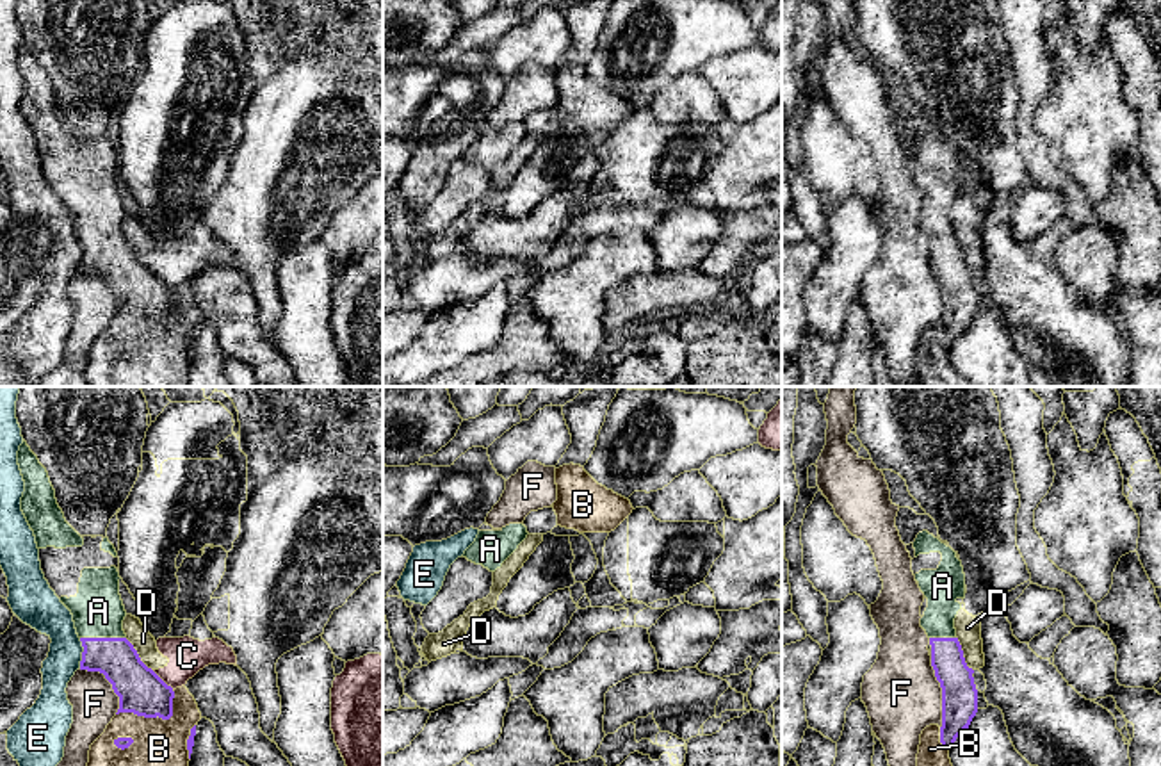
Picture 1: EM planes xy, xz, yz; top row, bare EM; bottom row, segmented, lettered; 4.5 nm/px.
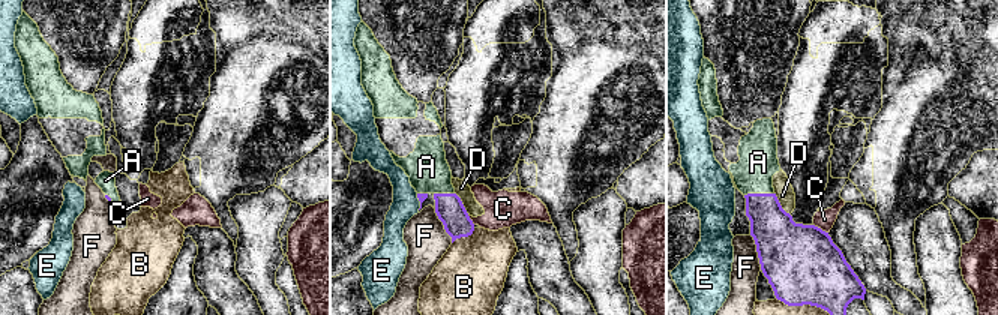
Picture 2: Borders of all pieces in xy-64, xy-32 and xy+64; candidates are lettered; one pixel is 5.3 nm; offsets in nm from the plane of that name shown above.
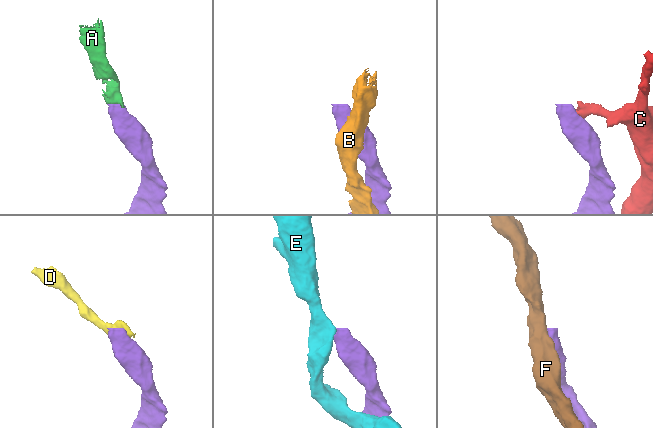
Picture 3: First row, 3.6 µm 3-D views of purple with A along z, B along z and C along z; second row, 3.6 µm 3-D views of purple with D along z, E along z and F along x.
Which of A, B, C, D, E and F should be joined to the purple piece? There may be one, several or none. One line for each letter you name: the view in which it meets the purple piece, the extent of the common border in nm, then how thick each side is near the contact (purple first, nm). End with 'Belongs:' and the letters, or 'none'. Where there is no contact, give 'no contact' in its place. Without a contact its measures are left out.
A: xy | 200 nm | 190/240 nm
Belongs: A

